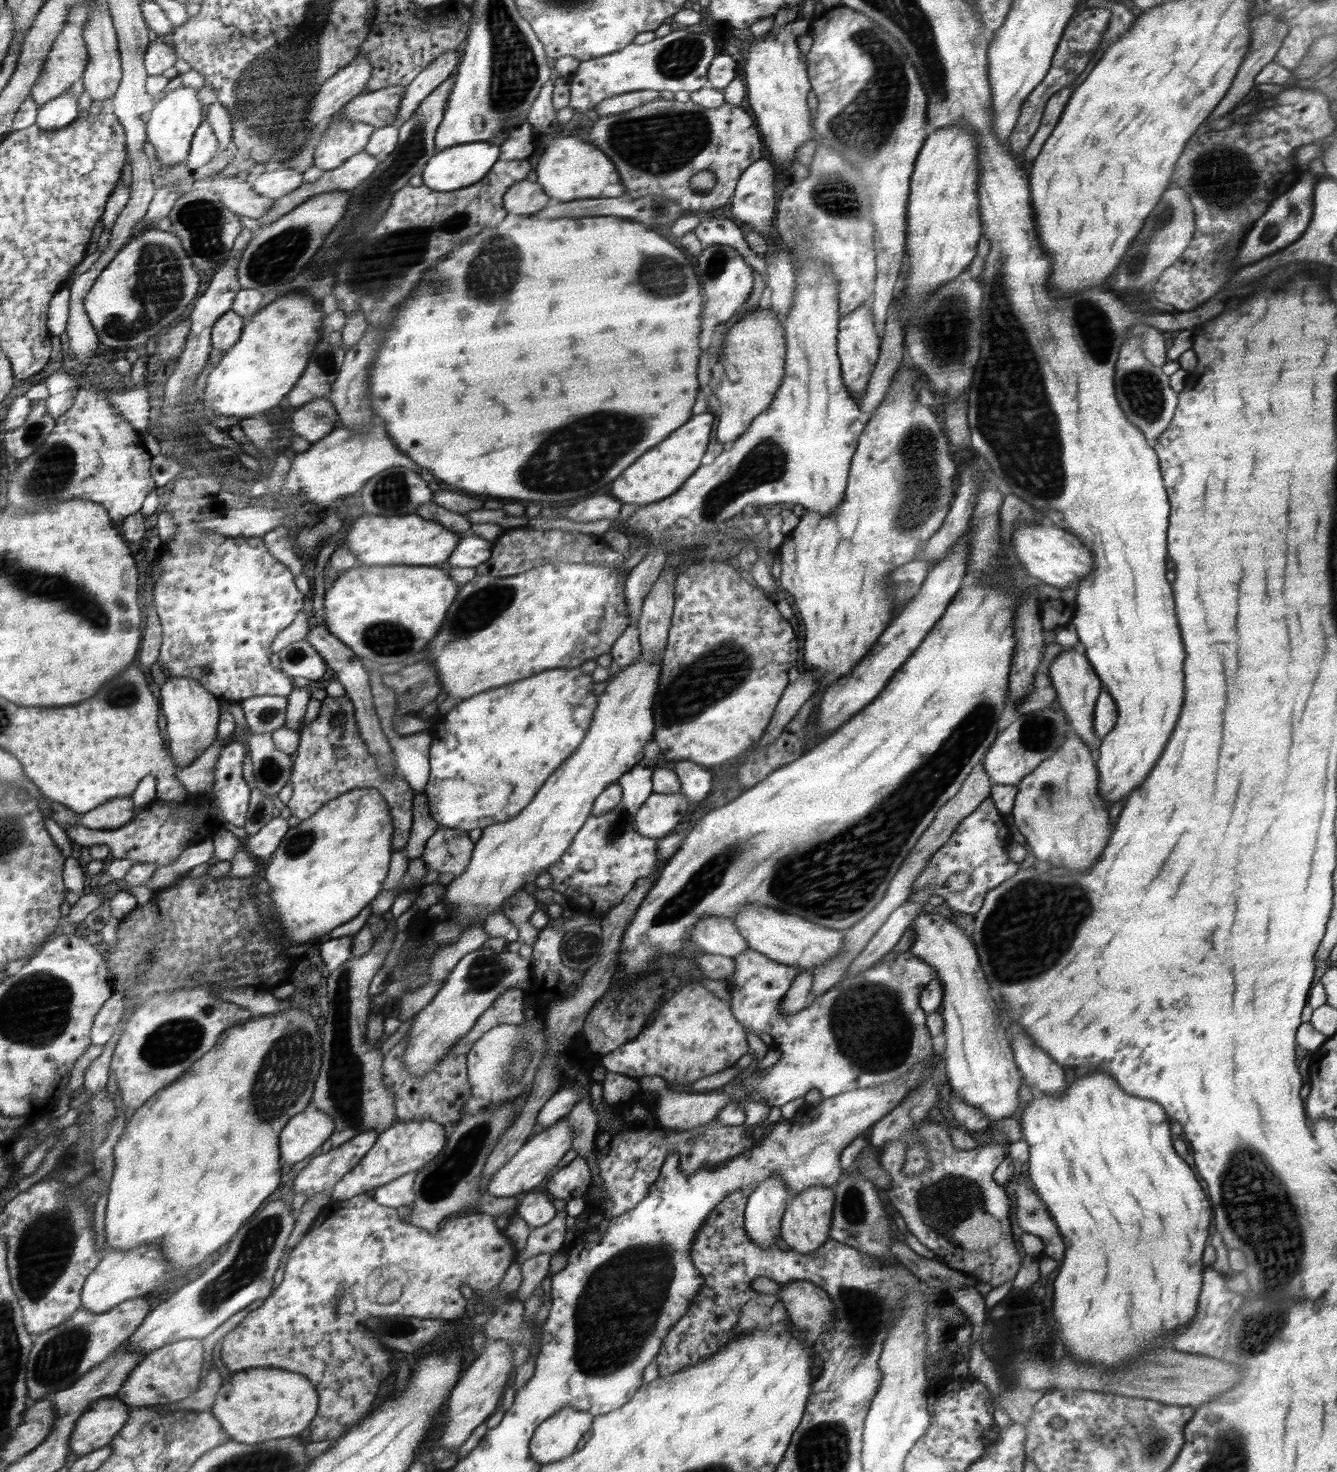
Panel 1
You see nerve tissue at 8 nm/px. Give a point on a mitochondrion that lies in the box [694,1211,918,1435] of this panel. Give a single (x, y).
(863, 1311)

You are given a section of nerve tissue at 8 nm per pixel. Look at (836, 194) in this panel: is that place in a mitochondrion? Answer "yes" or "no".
yes

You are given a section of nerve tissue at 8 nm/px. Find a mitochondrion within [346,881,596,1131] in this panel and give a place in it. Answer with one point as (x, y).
(486, 972)

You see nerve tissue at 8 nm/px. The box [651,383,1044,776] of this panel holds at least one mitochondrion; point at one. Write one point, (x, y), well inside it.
(698, 682)

